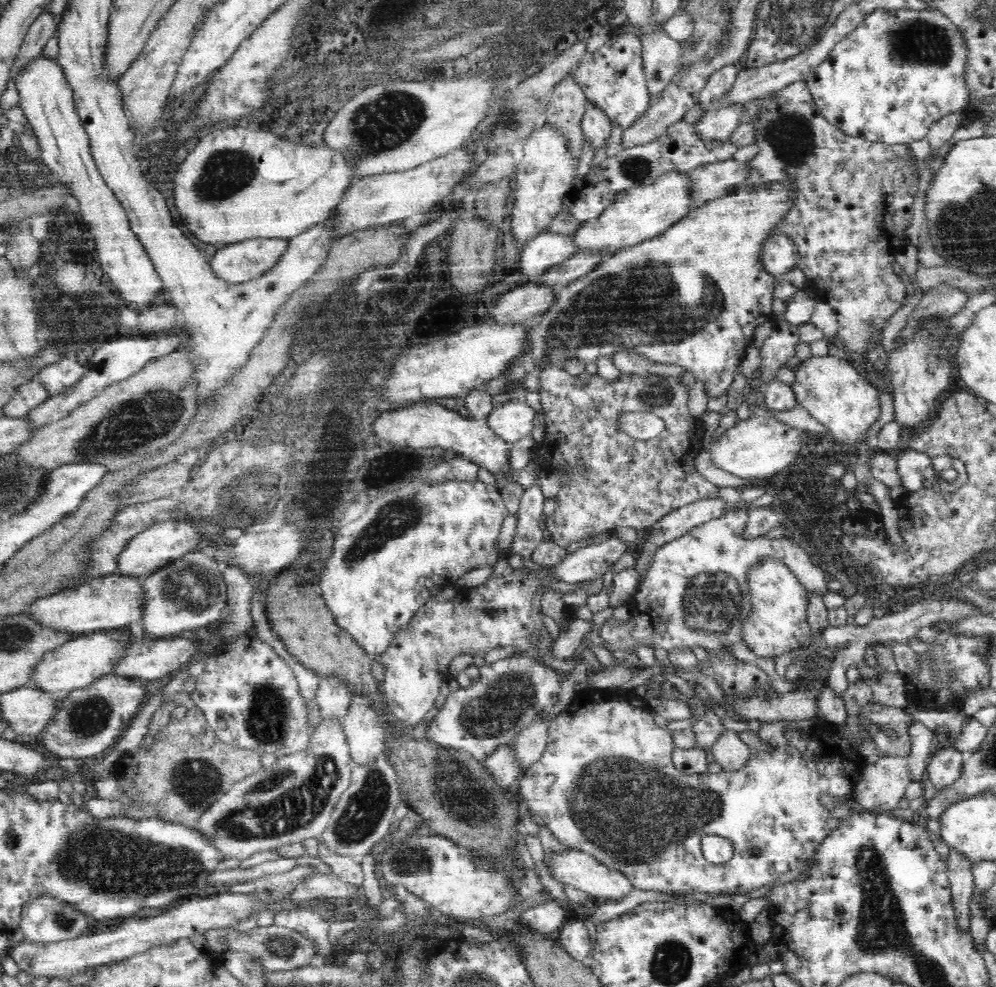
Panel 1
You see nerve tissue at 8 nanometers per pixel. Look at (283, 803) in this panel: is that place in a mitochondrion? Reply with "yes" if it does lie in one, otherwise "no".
yes

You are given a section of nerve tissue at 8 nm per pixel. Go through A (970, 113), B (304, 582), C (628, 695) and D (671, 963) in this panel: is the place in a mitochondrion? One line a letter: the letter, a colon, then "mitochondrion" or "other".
A: other
B: other
C: other
D: mitochondrion

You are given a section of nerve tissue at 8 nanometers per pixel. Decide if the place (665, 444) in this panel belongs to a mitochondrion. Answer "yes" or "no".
no

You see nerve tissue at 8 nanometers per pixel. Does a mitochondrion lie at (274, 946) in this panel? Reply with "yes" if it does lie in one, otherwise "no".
yes

